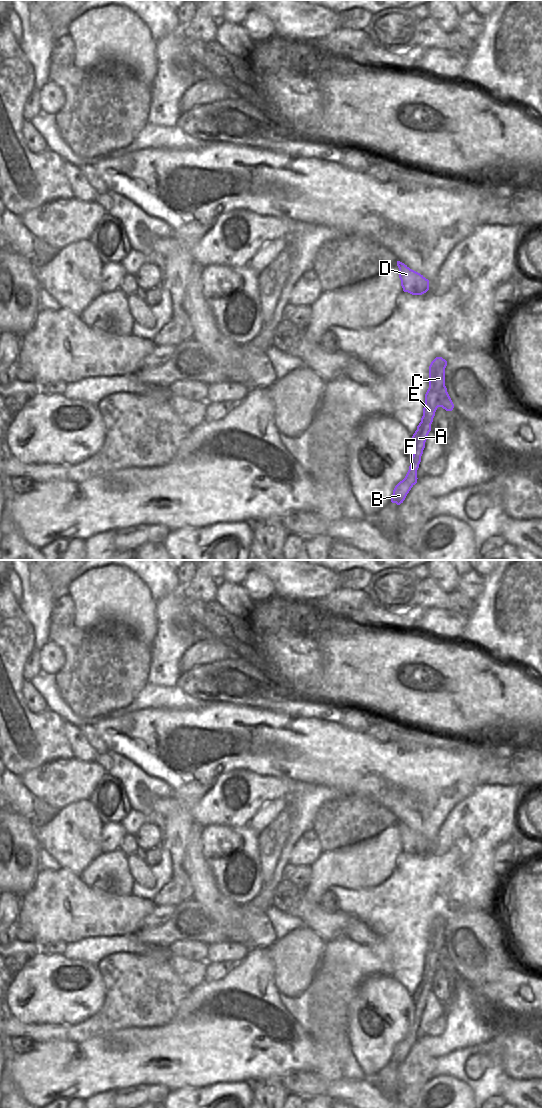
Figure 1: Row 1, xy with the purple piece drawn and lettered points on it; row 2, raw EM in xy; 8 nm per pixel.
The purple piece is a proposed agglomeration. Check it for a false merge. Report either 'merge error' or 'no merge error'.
merge error

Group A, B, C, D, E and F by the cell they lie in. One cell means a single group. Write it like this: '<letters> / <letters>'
A B C E F / D

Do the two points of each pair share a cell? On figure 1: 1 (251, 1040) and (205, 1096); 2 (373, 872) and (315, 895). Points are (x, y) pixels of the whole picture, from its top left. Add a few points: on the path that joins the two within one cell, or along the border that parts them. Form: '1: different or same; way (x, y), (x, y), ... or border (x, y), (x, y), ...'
1: different; border (239, 1081), (216, 1082), (205, 1086), (193, 1087)
2: same; way (358, 872), (335, 872), (327, 880)

